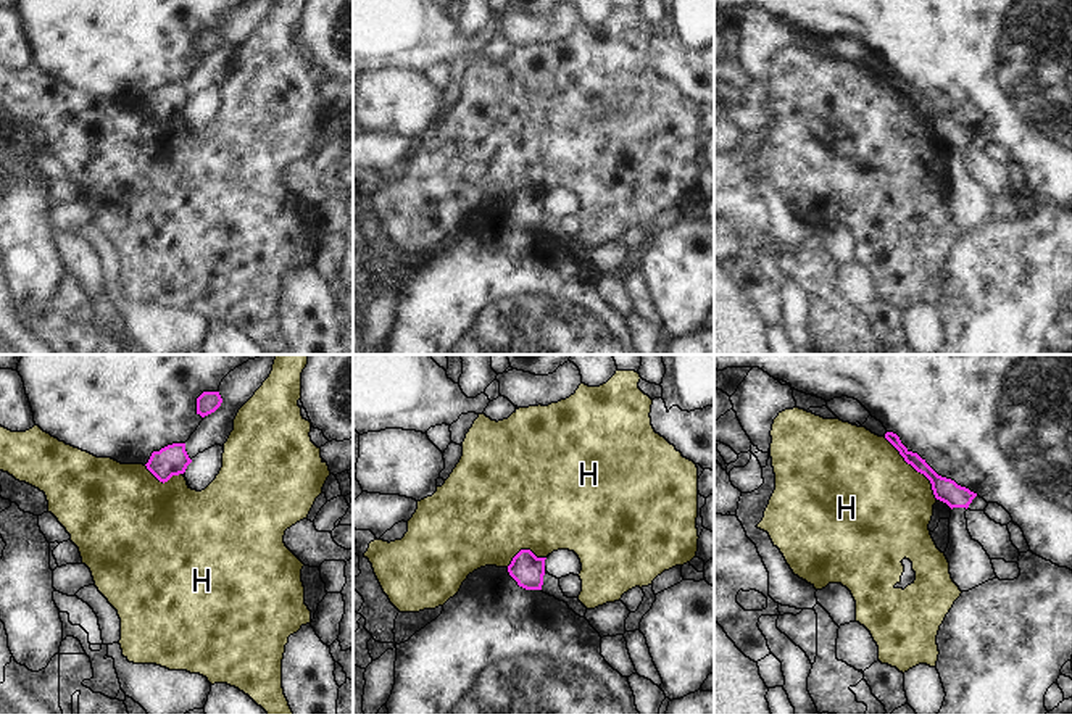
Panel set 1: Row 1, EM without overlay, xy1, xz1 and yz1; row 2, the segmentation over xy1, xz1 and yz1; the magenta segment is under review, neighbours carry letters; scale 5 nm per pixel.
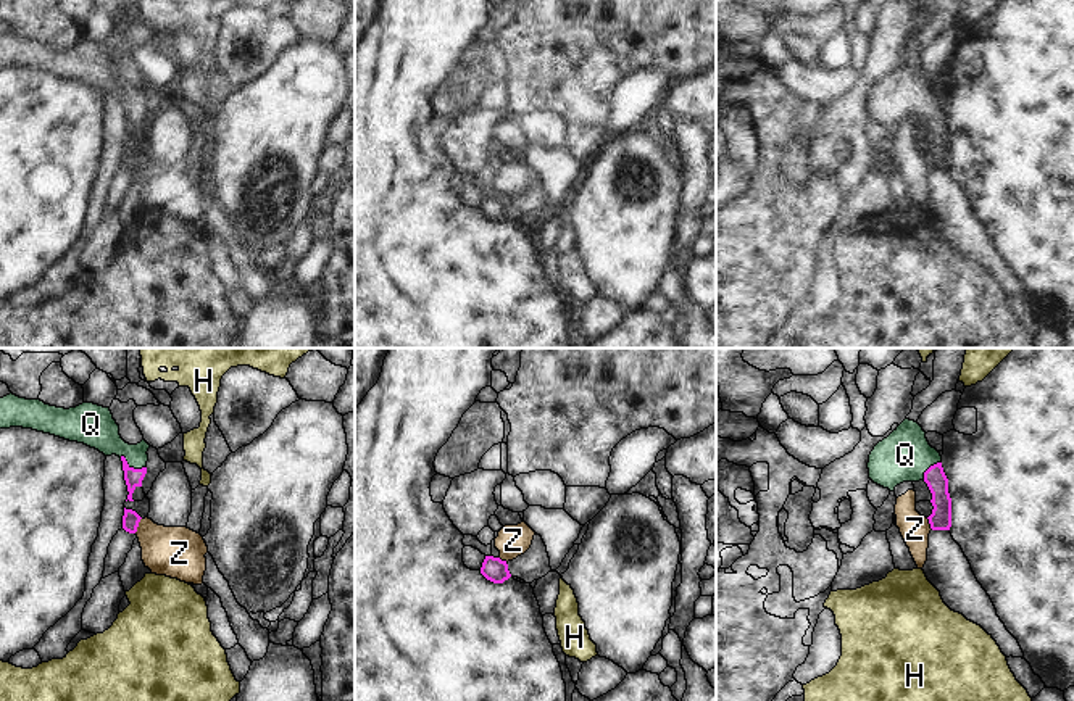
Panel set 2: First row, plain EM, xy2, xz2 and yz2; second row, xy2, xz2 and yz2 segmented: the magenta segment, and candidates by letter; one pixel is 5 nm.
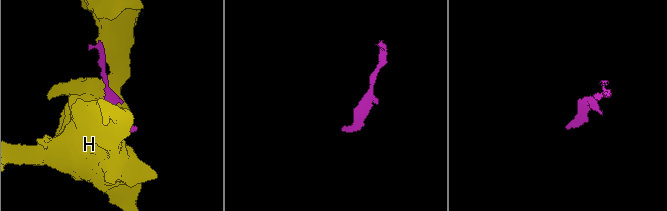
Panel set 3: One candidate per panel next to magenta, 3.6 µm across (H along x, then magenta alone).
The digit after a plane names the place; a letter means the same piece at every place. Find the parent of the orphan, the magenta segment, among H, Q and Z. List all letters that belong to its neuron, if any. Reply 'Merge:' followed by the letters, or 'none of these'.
Merge: Q

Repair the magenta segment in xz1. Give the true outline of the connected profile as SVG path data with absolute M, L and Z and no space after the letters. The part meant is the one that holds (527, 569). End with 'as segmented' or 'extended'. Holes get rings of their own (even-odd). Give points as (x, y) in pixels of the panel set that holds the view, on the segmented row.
M521 550L508 566L509 575L526 590L542 590L545 559L537 558L530 550Z | as segmented

